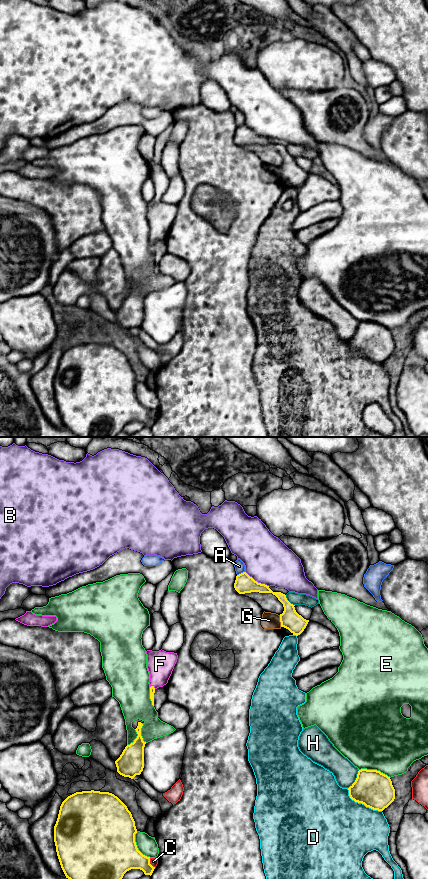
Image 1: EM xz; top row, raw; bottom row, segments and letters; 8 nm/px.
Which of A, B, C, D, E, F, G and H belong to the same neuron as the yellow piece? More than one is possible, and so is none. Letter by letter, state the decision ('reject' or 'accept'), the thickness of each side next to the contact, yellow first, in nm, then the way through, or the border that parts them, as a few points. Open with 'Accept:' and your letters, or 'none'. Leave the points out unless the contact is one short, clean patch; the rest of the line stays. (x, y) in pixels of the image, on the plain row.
Accept: F
A: reject; 150 nm thick on the yellow side, 80 nm on the other
B: reject; 150 nm thick on the yellow side, 380 nm on the other
C: reject; 300 nm thick on the yellow side, 60 nm on the other
D: reject; 300 nm thick on the yellow side, 480 nm on the other
E: reject; 300 nm thick on the yellow side, 500 nm on the other
F: accept; 50 nm thick on the yellow side, 220 nm on the other; runs through xz (152, 242), (153, 238), (159, 229), (160, 216)
G: reject; 160 nm thick on the yellow side, 130 nm on the other
H: reject; 300 nm thick on the yellow side, 180 nm on the other

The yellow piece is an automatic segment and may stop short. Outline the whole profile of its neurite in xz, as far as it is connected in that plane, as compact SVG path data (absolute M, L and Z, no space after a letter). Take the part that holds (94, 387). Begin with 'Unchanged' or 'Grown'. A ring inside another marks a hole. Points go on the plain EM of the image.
Unchanged. M82 343L61 356L54 394L66 430L77 437L116 437L131 421L152 427L150 409L137 400L135 373L114 346Z

